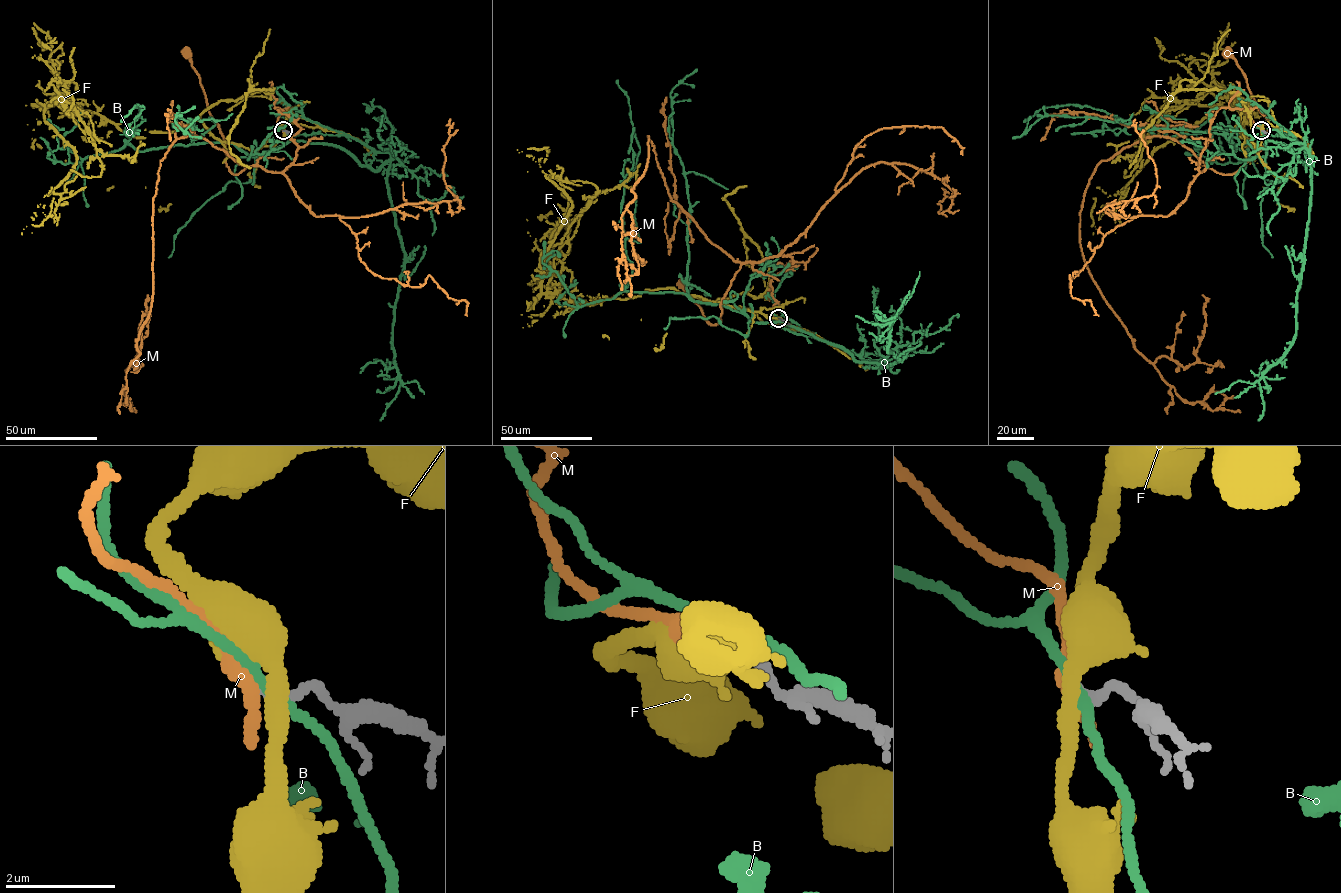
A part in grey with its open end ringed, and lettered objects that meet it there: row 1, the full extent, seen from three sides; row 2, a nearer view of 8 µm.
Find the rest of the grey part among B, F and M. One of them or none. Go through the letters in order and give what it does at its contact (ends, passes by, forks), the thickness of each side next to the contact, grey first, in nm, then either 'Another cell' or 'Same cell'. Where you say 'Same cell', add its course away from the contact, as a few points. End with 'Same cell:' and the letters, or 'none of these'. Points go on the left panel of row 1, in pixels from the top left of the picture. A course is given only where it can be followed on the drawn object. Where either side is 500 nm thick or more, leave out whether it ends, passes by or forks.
B: It passes by. Thickness 180 nm (grey) against 170 nm. Another cell
F: It passes by. Thickness 180 nm (grey) against 320 nm. Another cell
M: It ends there. Thickness 170 nm (grey) against 360 nm. Another cell
Same cell: none of these

